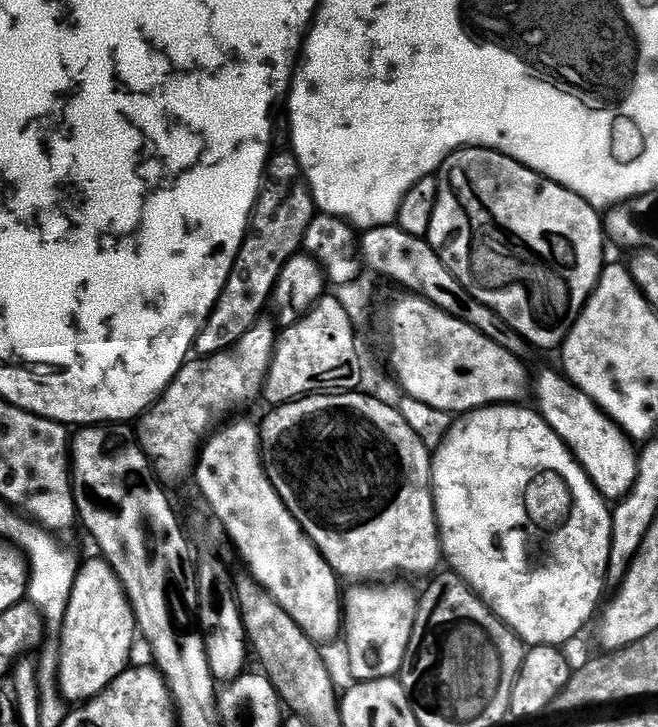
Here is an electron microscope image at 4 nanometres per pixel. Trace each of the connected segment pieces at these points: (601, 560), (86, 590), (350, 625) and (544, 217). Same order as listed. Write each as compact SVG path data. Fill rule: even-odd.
M519 403L489 404L486 408L475 408L473 412L463 413L463 415L457 419L460 421L445 434L444 441L440 444L440 449L435 449L432 457L432 497L436 500L436 523L440 526L440 547L447 567L455 572L457 576L461 576L461 578L471 586L473 592L483 600L484 605L486 605L486 607L488 607L488 609L494 613L494 615L496 615L515 636L519 636L520 639L524 641L525 645L554 644L557 646L565 646L564 644L570 643L571 640L591 622L592 615L595 614L596 607L599 606L600 599L604 596L604 590L606 590L605 580L607 578L608 563L610 562L613 509L610 507L609 501L605 500L604 497L600 495L600 491L592 485L592 480L586 474L586 470L576 461L576 457L573 456L572 449L569 448L568 445L564 443L564 439L548 425L539 411L537 411L535 407L520 407L524 406L521 406Z
M104 558L98 560L84 560L81 563L79 572L76 573L76 581L74 582L74 590L70 594L70 602L66 606L66 614L64 615L64 627L59 629L58 639L60 642L60 692L63 693L65 701L80 700L76 702L87 702L95 698L98 694L102 694L102 690L106 690L114 682L114 678L118 678L123 672L130 667L128 660L132 656L132 643L138 640L138 629L136 626L136 615L132 613L132 603L128 600L128 592L124 588L122 582L115 569Z
M352 586L342 596L342 641L348 651L348 672L353 681L391 680L399 677L414 634L417 593L408 588Z
M462 148L459 152L453 152L447 160L440 166L438 173L438 179L440 181L440 189L438 190L438 198L436 199L436 205L434 206L434 218L430 218L430 230L427 234L428 245L437 252L442 258L444 265L450 270L450 274L454 274L454 278L458 278L458 282L462 282L462 286L467 292L474 298L478 298L478 302L482 302L486 306L490 306L490 310L494 310L497 314L504 319L504 321L510 325L513 333L517 337L520 336L524 340L529 340L536 348L556 348L559 349L563 345L564 341L568 339L568 336L572 332L572 327L578 322L578 318L584 313L584 307L588 305L588 299L591 298L592 292L596 289L596 283L600 281L600 274L606 267L606 259L604 260L604 240L606 244L606 233L604 225L602 223L602 216L597 209L593 208L591 204L588 204L578 194L574 194L568 188L562 187L558 182L553 180L547 180L545 176L539 176L534 170L530 170L525 164L519 164L514 158L510 158L506 154L501 152L495 152L489 148Z

